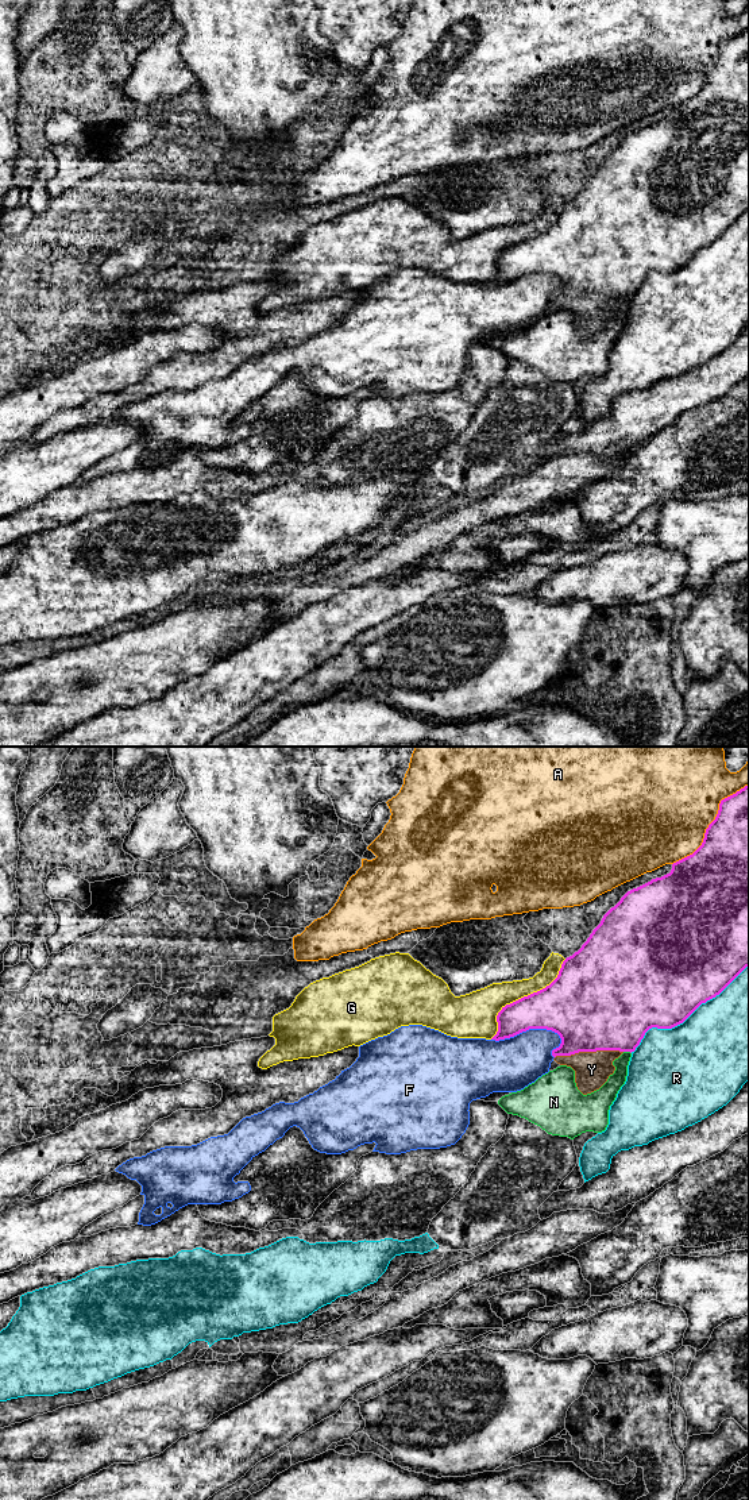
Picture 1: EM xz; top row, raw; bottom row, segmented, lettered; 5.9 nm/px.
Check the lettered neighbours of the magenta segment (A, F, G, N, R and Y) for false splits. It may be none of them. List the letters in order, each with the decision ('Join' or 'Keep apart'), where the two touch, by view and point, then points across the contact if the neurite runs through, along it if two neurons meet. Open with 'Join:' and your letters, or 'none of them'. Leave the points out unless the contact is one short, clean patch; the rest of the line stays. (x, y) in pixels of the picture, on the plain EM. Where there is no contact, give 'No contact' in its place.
Join: Y
A: Keep apart. Touches magenta at xz (710, 68)
F: Keep apart. Touches magenta at xz (529, 272)
G: Keep apart. Touches magenta at xz (524, 240)
N: Keep apart. Touches magenta at xz (628, 295)
R: Keep apart. Touches magenta at xz (686, 262)
Y: Join. Touches magenta at xz (589, 295). Path across: xz (591, 253), (589, 295), (591, 313)

